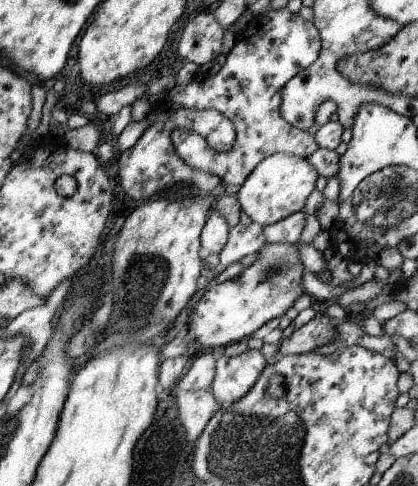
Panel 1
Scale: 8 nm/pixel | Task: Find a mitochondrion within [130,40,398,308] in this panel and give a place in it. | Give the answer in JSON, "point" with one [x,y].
{"point":[277,268]}

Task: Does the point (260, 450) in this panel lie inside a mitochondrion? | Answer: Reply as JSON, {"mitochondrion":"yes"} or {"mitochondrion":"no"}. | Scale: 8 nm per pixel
{"mitochondrion":"yes"}

